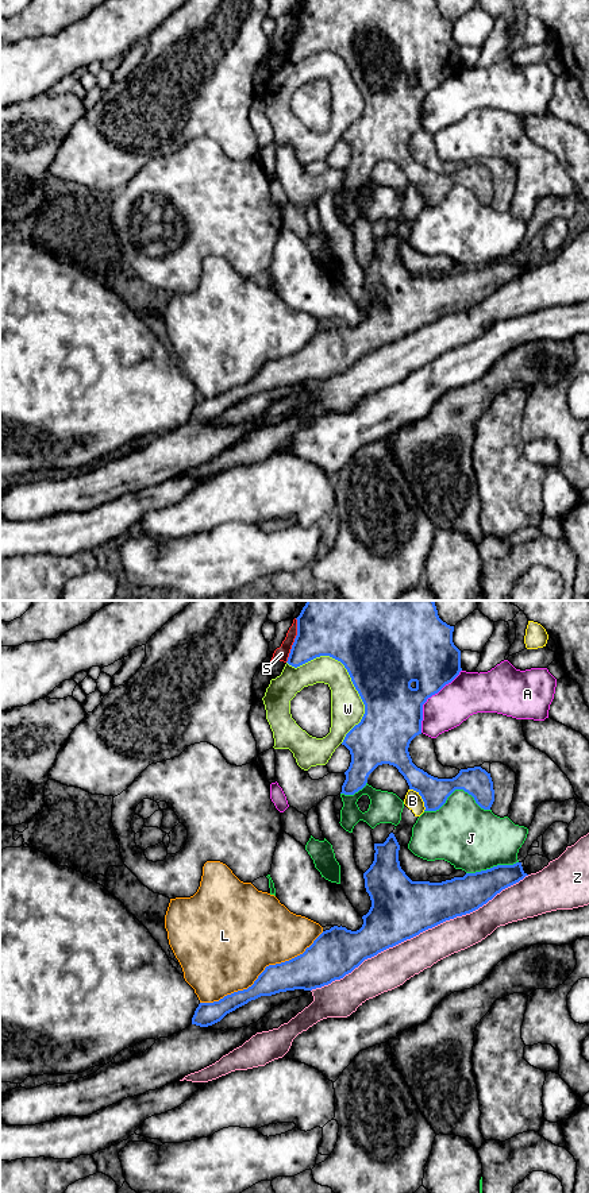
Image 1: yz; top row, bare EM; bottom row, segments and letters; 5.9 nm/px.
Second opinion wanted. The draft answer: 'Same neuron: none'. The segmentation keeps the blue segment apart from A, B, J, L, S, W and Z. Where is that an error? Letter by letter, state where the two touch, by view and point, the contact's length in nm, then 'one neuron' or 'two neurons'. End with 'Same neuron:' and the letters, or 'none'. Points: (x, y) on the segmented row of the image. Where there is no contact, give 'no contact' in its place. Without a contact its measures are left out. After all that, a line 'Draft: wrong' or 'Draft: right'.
A: meets blue in yz at (428, 697); contact 440 nm long; two neurons
B: meets blue in yz at (422, 798); contact 160 nm long; two neurons
J: meets blue in yz at (457, 788); contact 400 nm long; two neurons
L: meets blue in yz at (261, 973); contact 850 nm long; two neurons
S: meets blue in yz at (295, 640); contact 280 nm long; two neurons
W: meets blue in yz at (350, 676); contact 600 nm long; two neurons
Z: meets blue in yz at (419, 933); contact 1450 nm long; one neuron
Same neuron: Z
Draft: wrong

